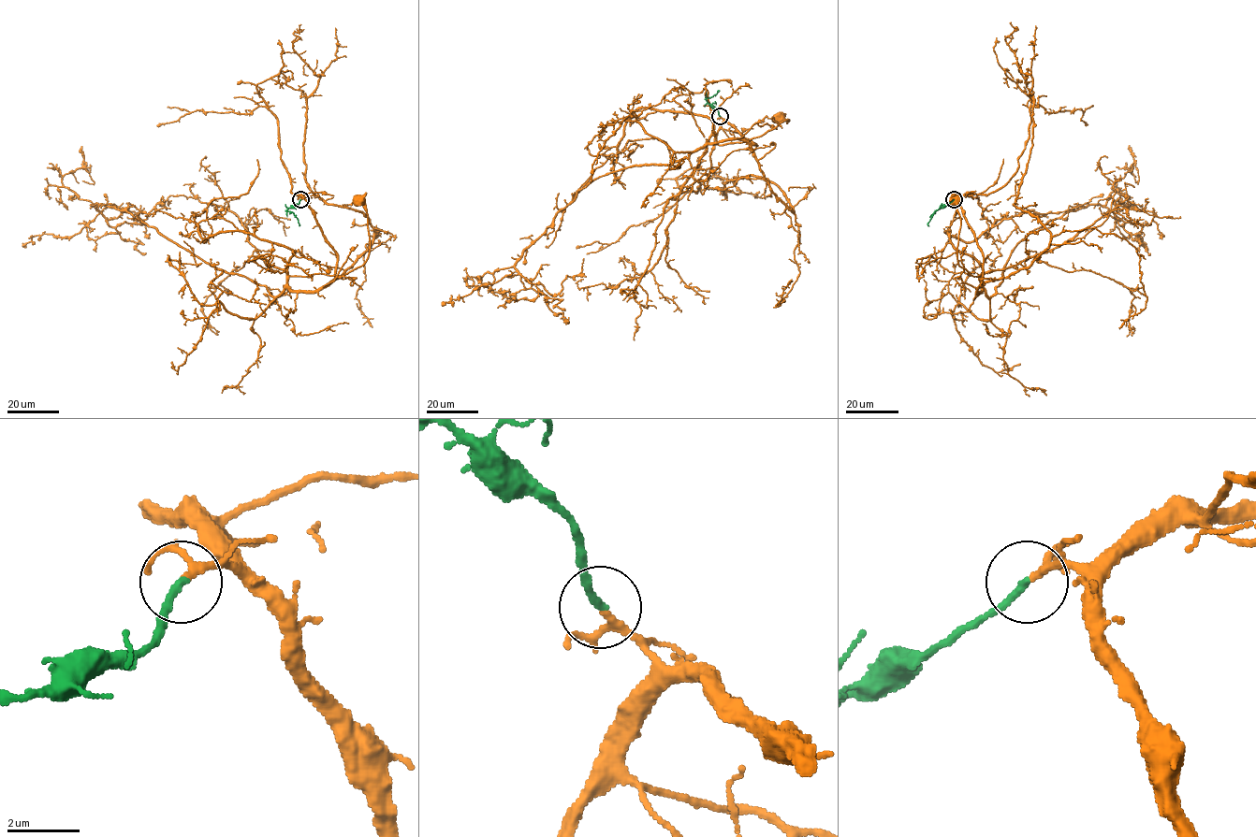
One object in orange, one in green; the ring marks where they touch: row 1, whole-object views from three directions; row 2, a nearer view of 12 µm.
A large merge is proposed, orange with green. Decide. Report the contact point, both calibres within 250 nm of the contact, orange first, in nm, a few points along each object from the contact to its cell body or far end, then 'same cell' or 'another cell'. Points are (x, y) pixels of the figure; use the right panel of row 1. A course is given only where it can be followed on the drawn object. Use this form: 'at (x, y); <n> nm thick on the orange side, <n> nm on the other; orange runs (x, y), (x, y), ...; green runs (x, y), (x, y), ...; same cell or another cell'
at (954, 199); 170 nm thick on the orange side, 200 nm on the other; orange runs (954, 199), (982, 252), (979, 293), (983, 277), (971, 275), (958, 265), (960, 217), (956, 201); green runs (954, 199), (936, 209), (928, 225); same cell

